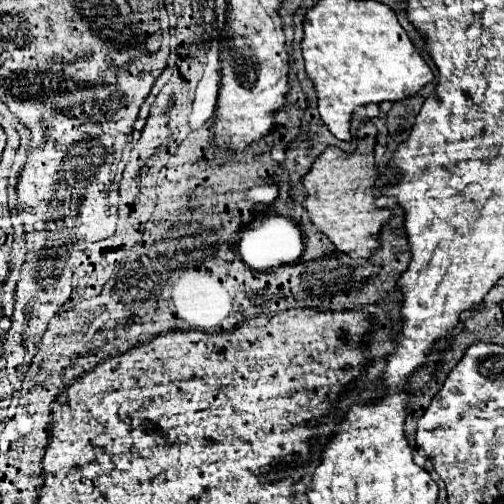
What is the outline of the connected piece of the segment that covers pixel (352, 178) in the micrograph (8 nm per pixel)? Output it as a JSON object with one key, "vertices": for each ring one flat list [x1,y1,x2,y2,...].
{"vertices":[[326,147,314,167,302,177,302,187,306,189,306,199,302,207,308,211,310,221,324,233,338,251,350,257,370,257,378,247,378,231,388,221,390,211,378,209,372,199,372,185,378,177,372,153,346,153,338,147]]}

